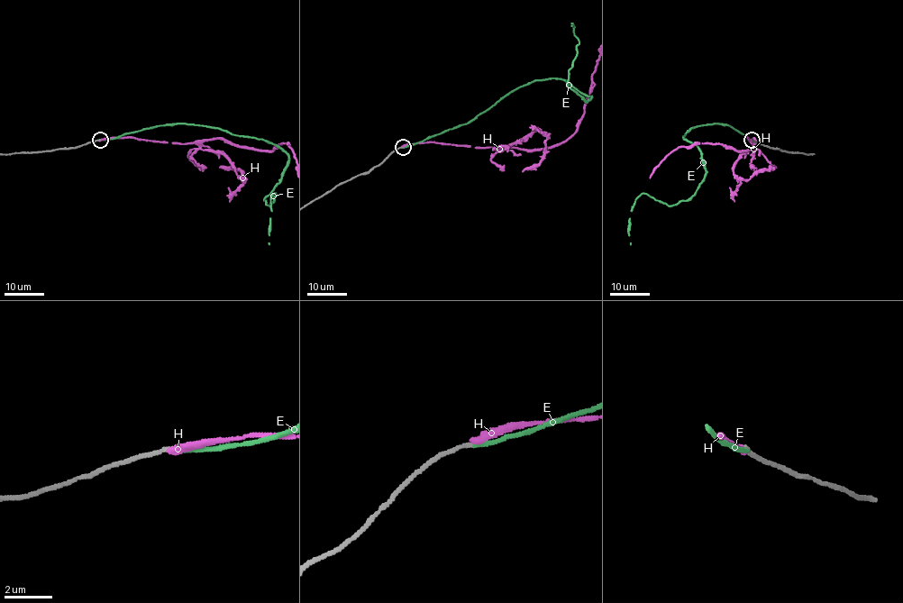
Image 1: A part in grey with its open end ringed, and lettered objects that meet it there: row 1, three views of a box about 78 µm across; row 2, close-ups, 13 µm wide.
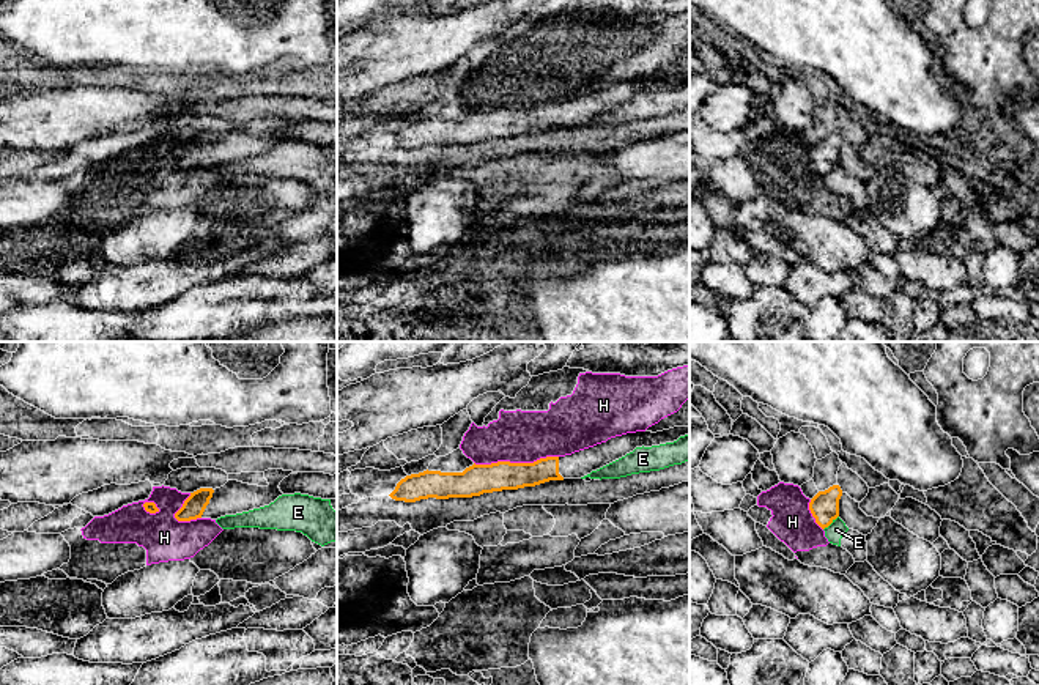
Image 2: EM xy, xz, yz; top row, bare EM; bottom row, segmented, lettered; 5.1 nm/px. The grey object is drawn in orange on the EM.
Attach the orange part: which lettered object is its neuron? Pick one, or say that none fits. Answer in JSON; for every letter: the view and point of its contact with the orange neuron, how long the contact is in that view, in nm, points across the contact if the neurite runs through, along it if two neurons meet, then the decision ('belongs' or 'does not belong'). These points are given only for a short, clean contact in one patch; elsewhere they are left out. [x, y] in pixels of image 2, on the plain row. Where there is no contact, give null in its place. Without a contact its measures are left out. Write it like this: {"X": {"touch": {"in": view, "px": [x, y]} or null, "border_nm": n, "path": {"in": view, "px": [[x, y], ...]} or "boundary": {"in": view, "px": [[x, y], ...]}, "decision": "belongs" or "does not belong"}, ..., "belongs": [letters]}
{"E": {"touch": {"in": "yz", "px": [830, 170]}, "border_nm": 110, "decision": "does not belong"}, "H": {"touch": {"in": "xz", "px": [515, 111]}, "border_nm": 440, "decision": "does not belong"}, "belongs": []}

